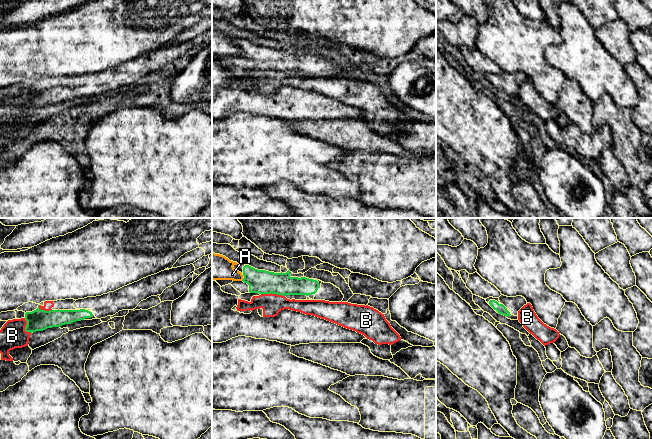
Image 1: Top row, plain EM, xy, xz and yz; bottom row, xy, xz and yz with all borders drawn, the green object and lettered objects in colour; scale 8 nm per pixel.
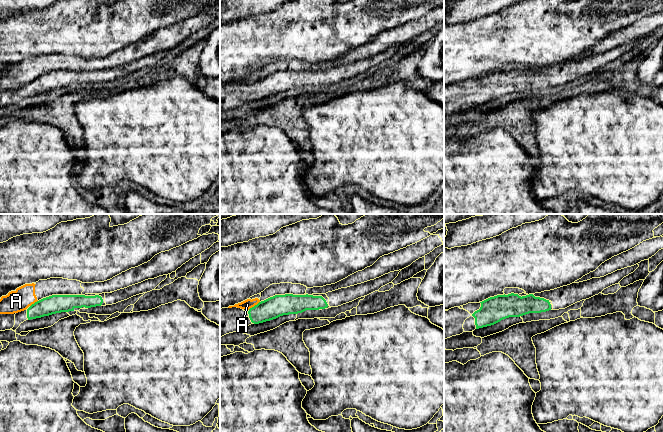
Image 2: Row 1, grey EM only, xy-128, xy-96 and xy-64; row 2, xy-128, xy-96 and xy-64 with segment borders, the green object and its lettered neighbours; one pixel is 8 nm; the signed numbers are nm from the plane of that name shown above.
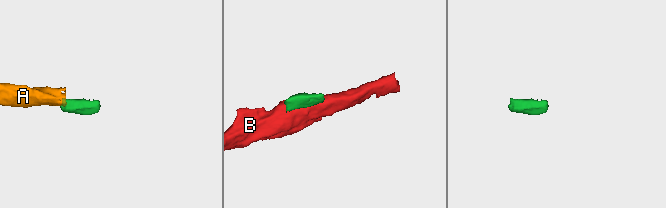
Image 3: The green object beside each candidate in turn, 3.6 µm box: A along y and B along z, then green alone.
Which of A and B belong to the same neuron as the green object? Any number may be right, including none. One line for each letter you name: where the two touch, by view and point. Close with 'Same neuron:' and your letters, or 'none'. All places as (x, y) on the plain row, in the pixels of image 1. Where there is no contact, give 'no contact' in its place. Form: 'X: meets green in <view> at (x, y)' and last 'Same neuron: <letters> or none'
Same neuron: none

